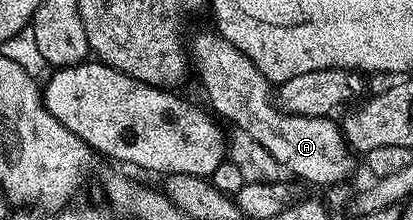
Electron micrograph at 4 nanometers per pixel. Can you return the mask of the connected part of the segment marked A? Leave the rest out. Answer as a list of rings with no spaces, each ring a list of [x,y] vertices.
[[[219,34],[213,35],[212,37],[200,35],[194,43],[195,49],[200,51],[194,63],[195,66],[197,63],[198,66],[205,67],[202,71],[206,79],[204,91],[212,102],[211,110],[218,111],[226,118],[239,123],[242,126],[239,128],[245,129],[249,138],[258,141],[258,145],[262,145],[262,149],[266,149],[270,157],[277,159],[285,172],[293,171],[294,174],[310,183],[321,183],[324,189],[343,184],[345,182],[343,179],[350,178],[352,170],[356,167],[356,159],[352,156],[355,154],[353,148],[349,147],[347,139],[344,138],[343,130],[333,120],[334,118],[293,115],[281,109],[274,102],[273,92],[272,95],[268,92],[270,80],[231,41]]]

